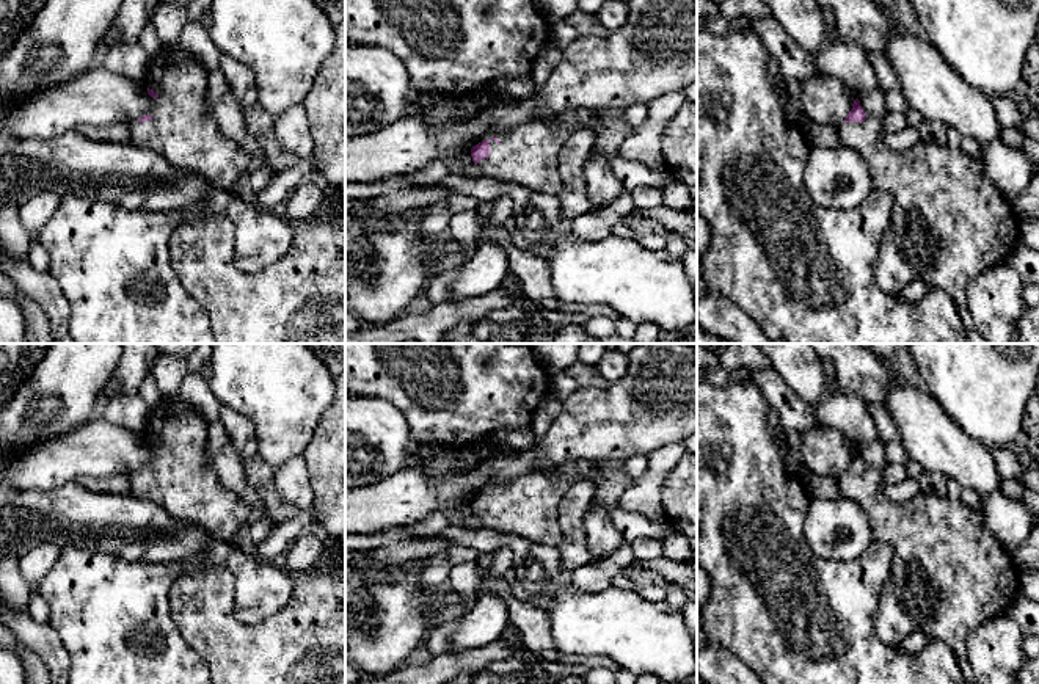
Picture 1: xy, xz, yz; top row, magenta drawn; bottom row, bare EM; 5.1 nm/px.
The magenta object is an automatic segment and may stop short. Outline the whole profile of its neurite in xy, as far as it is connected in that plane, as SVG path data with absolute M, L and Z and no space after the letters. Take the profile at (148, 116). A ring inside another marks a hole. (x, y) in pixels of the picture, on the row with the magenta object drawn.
M180 47L165 50L155 58L149 60L148 94L154 99L152 108L143 118L129 124L130 143L133 146L159 152L170 165L195 173L204 179L212 180L220 188L231 190L237 177L254 166L251 155L231 136L223 133L215 122L213 116L204 110L204 100L207 97L207 71Z

